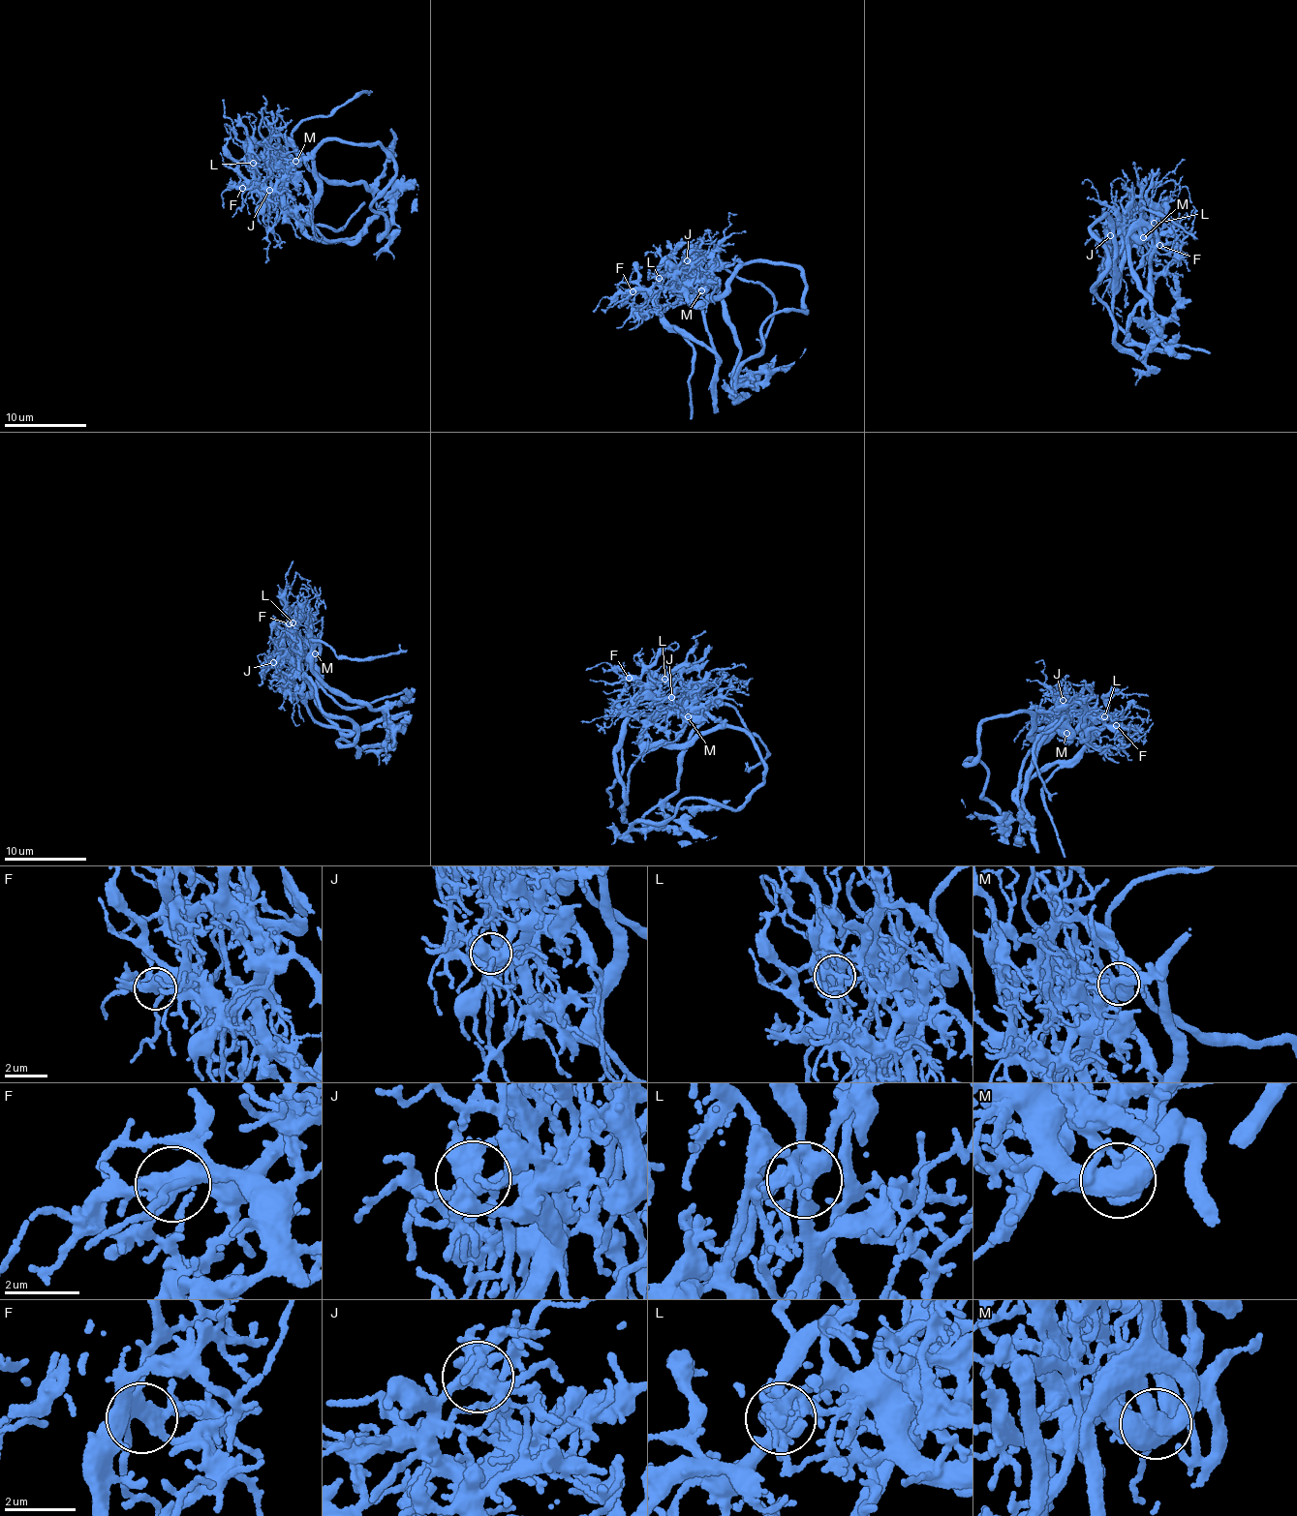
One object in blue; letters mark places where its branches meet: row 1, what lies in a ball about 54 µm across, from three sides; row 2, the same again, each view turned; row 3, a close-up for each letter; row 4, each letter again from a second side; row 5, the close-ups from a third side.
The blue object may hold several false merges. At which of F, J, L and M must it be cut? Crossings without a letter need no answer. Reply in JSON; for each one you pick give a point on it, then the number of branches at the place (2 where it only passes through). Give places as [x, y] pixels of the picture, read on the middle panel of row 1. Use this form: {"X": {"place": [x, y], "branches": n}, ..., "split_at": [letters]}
{"J": {"place": [687, 260], "branches": 6}, "L": {"place": [659, 278], "branches": 6}, "split_at": ["J", "L"]}

